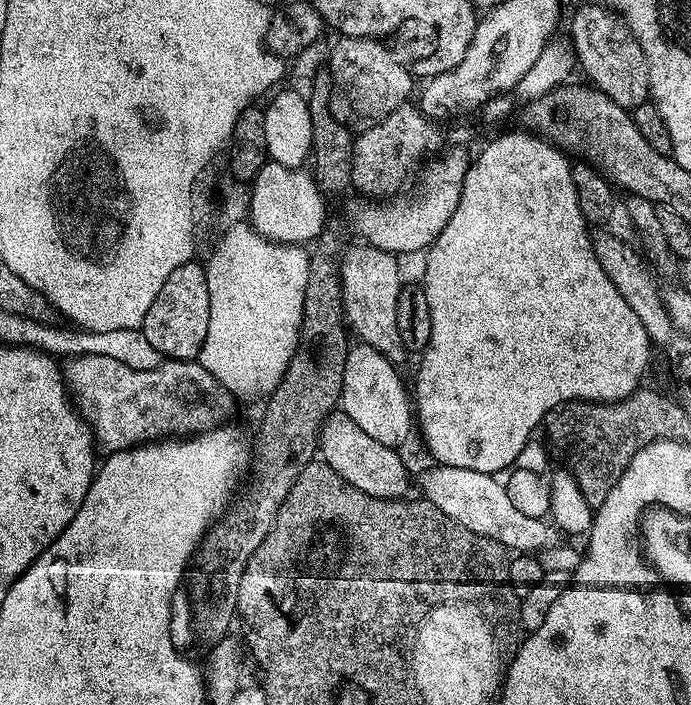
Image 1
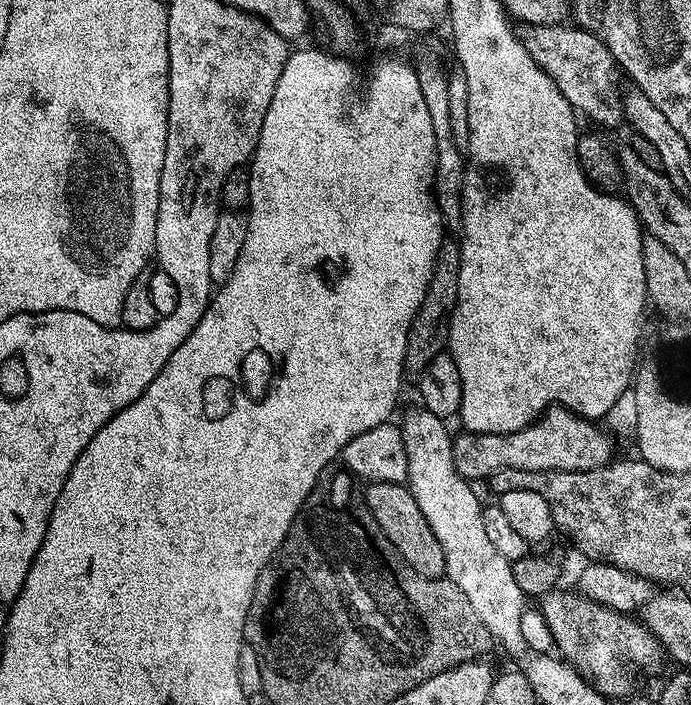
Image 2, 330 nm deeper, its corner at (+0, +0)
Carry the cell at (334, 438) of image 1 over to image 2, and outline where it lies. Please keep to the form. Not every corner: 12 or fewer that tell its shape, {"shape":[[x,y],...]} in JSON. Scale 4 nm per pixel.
{"shape":[[407,483],[368,484],[364,505],[418,574],[445,575],[446,554]]}

